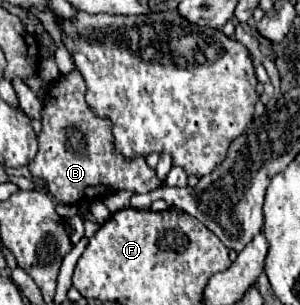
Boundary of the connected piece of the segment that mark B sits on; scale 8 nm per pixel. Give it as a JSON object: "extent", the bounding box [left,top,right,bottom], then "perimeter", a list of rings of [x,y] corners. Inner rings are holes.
{"extent":[30,70,162,204],"perimeter":[[[72,70],[66,76],[60,76],[56,84],[48,88],[50,100],[42,110],[42,132],[38,136],[38,154],[30,162],[30,174],[36,178],[42,178],[60,204],[76,204],[76,202],[94,202],[102,200],[106,194],[116,190],[130,190],[130,192],[150,192],[162,186],[162,182],[156,178],[154,170],[148,168],[144,158],[126,160],[112,152],[112,132],[110,132],[110,120],[98,118],[90,112],[86,100],[84,100],[86,84],[78,70]]]}

